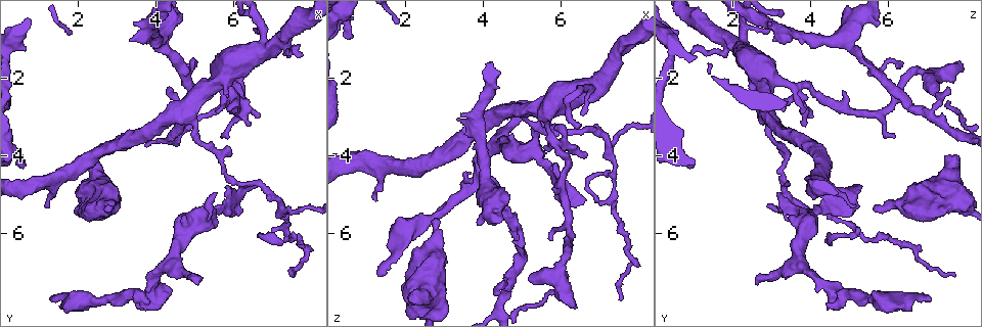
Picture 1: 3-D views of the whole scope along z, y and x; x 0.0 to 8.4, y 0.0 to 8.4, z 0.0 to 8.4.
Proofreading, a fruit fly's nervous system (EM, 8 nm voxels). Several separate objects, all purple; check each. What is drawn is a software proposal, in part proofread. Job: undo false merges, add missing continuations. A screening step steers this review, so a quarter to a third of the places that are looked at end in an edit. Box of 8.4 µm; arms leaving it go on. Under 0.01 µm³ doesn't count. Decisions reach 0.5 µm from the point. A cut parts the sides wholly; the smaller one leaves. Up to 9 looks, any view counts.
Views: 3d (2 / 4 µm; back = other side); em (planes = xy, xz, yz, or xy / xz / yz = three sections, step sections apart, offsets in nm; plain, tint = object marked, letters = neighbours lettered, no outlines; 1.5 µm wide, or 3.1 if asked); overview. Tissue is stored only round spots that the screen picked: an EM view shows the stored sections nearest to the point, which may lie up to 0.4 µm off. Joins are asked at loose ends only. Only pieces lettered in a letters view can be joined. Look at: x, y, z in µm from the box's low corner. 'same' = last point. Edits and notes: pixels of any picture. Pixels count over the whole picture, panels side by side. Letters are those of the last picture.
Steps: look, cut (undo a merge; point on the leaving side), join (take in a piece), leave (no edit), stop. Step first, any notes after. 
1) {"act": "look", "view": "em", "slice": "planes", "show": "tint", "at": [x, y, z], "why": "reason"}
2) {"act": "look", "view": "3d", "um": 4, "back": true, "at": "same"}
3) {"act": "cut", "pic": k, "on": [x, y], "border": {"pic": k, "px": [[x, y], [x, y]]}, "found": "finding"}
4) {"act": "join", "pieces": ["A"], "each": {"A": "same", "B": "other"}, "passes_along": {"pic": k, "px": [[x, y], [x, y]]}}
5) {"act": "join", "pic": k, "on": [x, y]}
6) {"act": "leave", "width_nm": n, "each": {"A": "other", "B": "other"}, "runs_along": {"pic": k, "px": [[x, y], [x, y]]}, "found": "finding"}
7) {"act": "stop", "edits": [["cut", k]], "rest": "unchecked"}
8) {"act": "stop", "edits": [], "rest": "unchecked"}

{"act": "look", "view": "em", "slice": "xy", "step": 8, "show": "tint", "at": [5.10, 7.25, 2.55], "why": "an open end"}

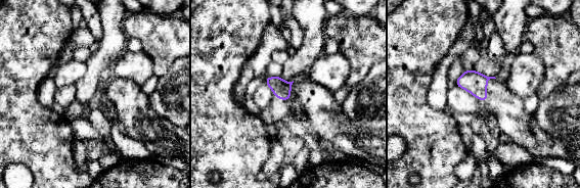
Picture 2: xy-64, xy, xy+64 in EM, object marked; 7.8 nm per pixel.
{"act": "look", "view": "em", "slice": "xy", "step": 8, "show": "letters", "at": "same"}

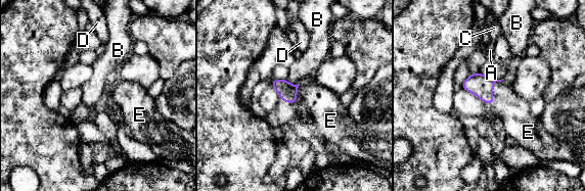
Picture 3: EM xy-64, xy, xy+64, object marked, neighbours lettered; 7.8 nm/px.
{"act": "join", "pieces": ["E"], "width_nm": 140, "each": {"A": "other", "B": "other", "C": "other", "D": "other", "E": "same"}, "passes_along": {"pic": 3, "px": [[481, 86], [492, 91], [514, 111]]}, "found": "the neuron continues"}

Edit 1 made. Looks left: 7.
{"act": "look", "view": "em", "slice": "planes", "show": "tint", "at": [1.30, 7.70, 7.00], "why": "an open end"}

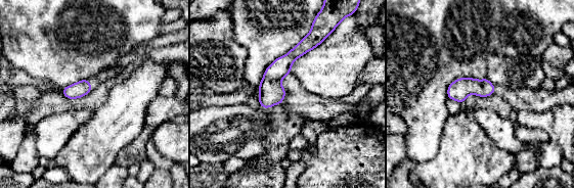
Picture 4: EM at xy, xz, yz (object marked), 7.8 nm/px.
{"act": "look", "view": "em", "slice": "planes", "show": "letters", "at": "same"}

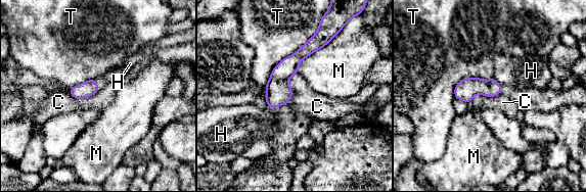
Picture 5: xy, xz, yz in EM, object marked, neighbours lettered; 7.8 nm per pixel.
{"act": "leave", "each": {"C": "other", "H": "other", "M": "other", "T": "other"}, "runs_along": {"pic": 5, "px": [[307, 47], [280, 75], [270, 104]]}, "found": "none of them fits"}

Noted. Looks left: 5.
{"act": "look", "view": "em", "slice": "planes", "show": "plain", "at": [7.75, 1.40, 0.90], "why": "tapers out"}

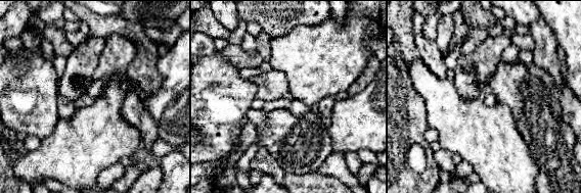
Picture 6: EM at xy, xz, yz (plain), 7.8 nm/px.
{"act": "look", "view": "em", "slice": "planes", "show": "letters", "at": "same"}

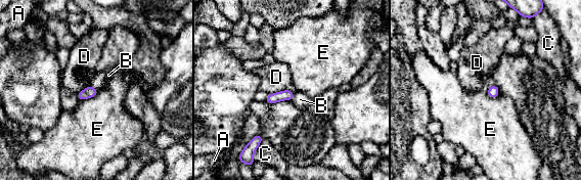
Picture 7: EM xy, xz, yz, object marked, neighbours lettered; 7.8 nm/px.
{"act": "join", "pieces": ["B"], "each": {"A": "other", "B": "same", "C": "other", "D": "other", "E": "other"}, "passes_along": {"pic": 7, "px": [[286, 94], [293, 96], [300, 99]]}, "found": "it goes on there"}

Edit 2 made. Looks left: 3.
{"act": "look", "view": "overview"}

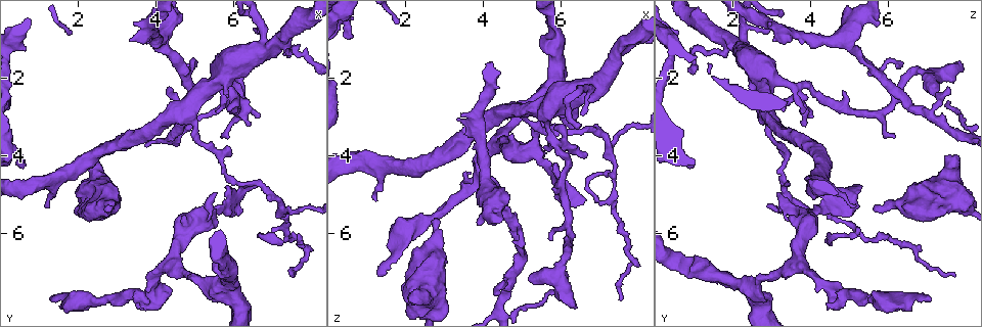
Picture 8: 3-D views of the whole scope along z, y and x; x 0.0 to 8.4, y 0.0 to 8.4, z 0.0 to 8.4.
{"act": "look", "view": "em", "slice": "planes", "show": "letters", "at": [2.75, 5.45, 5.60], "why": "branch stops here"}

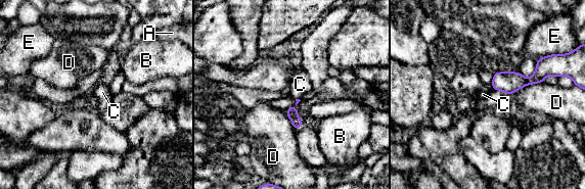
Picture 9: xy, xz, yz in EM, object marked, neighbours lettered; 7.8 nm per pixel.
{"act": "join", "pieces": ["C"], "longest_contact_nm": ["D", 260], "each": {"A": "other", "B": "other", "C": "same", "D": "other", "E": "other"}, "passes_along": {"pic": 9, "px": [[291, 112], [298, 99], [300, 84]]}, "found": "the neuron continues"}

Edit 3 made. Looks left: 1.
{"act": "stop", "edits": [["join", 3], ["join", 7], ["join", 9]], "rest": "unchecked"}

